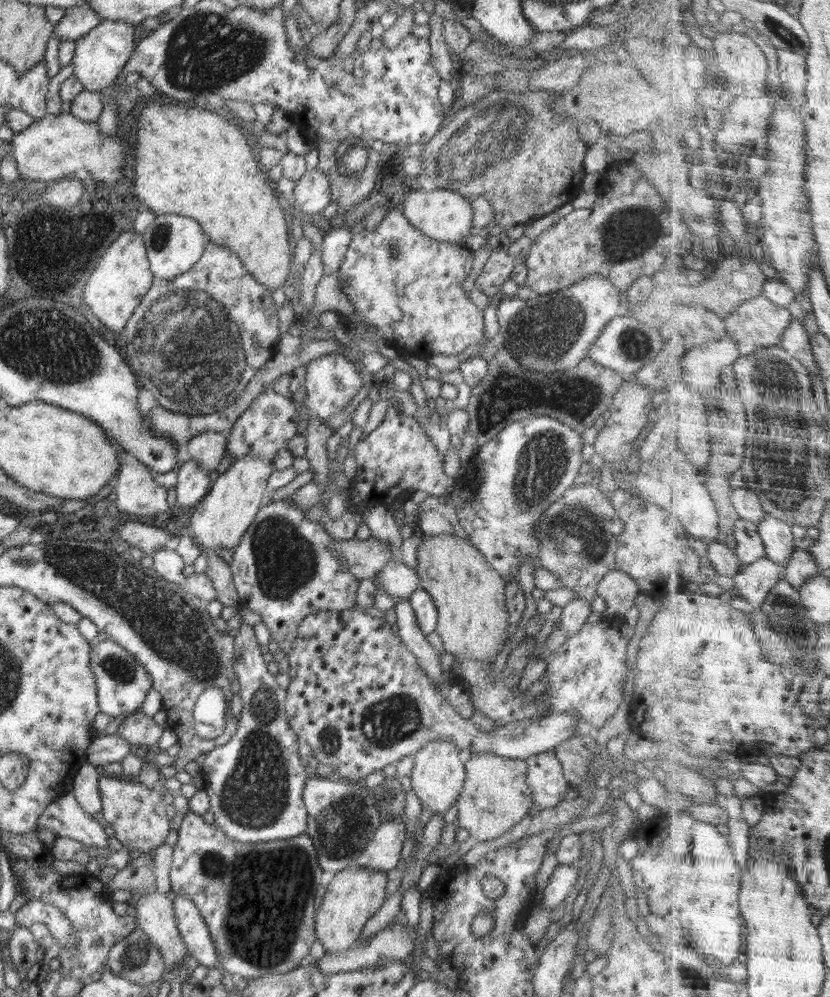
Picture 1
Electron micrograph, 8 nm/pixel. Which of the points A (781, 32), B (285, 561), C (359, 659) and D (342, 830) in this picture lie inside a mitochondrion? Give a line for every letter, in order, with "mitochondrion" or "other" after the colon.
A: mitochondrion
B: mitochondrion
C: other
D: mitochondrion

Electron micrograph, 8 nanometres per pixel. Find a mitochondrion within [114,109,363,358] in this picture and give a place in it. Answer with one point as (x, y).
(160, 237)

